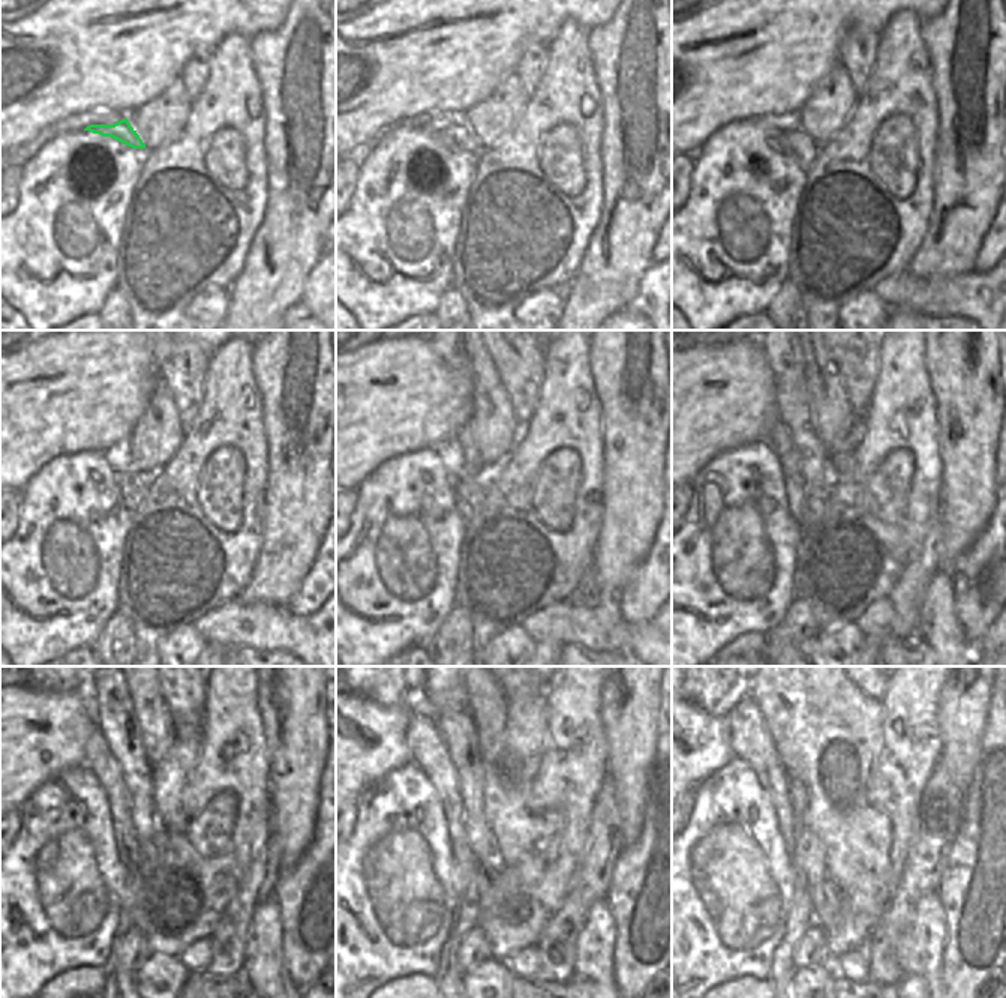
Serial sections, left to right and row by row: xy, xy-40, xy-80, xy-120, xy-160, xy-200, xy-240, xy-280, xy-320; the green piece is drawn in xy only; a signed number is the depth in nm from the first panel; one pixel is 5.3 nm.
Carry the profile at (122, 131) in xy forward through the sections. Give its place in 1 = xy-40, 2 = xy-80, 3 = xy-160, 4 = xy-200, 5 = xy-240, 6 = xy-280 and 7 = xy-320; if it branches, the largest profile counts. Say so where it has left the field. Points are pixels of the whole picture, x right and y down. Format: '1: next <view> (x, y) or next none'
1: next xy-40 (458, 131)
2: next xy-80 (804, 149)
3: next xy-160 (470, 492)
4: next xy-200 (814, 497)
5: next xy-240 (146, 851)
6: next xy-280 (488, 875)
7: next xy-320 (825, 895)

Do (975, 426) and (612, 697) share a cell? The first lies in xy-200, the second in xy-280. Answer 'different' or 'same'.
same

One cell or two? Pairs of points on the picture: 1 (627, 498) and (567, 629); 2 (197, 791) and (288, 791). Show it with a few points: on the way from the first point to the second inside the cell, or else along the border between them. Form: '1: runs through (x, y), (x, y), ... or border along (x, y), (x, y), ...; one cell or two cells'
1: border along (613, 595), (594, 593), (591, 599); two cells
2: border along (267, 755), (267, 791), (270, 796), (272, 820); two cells

